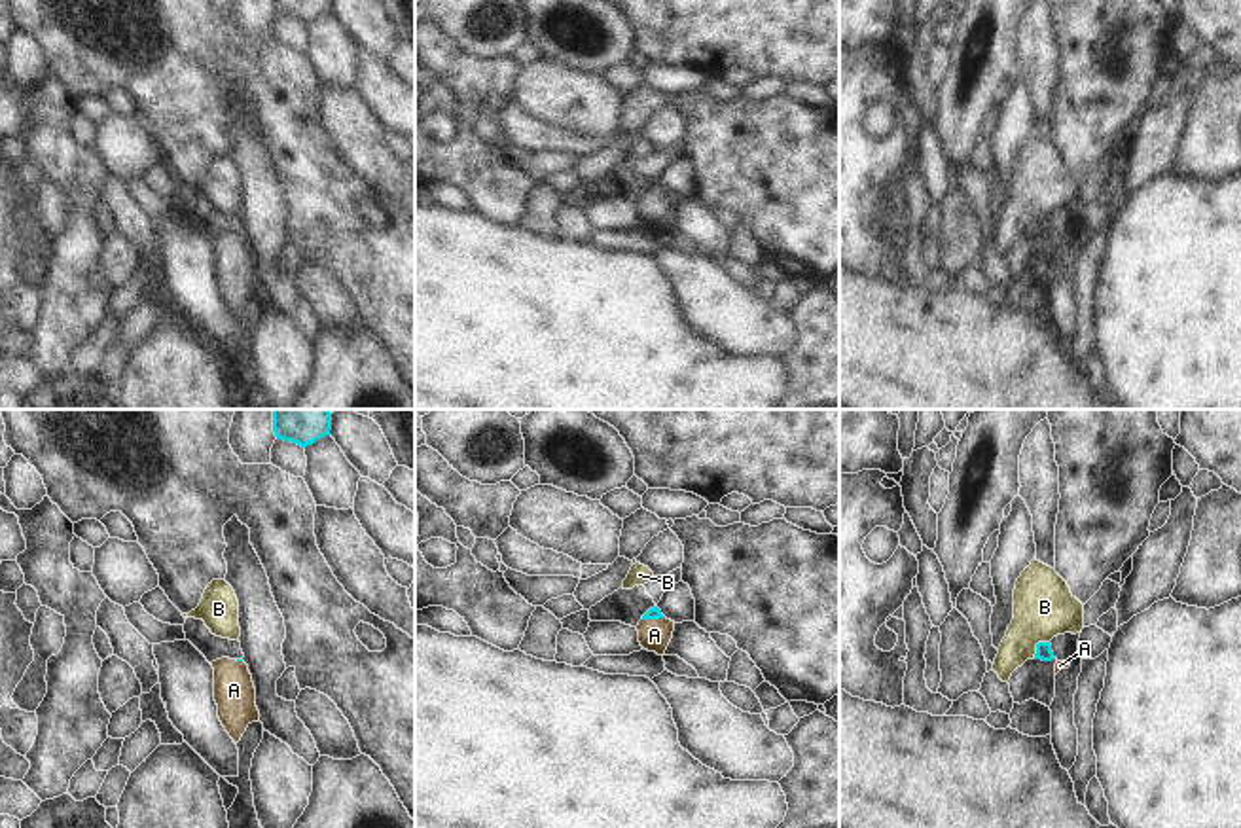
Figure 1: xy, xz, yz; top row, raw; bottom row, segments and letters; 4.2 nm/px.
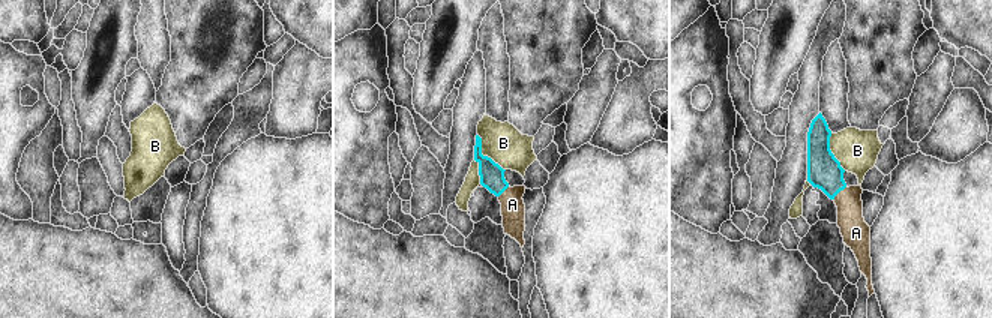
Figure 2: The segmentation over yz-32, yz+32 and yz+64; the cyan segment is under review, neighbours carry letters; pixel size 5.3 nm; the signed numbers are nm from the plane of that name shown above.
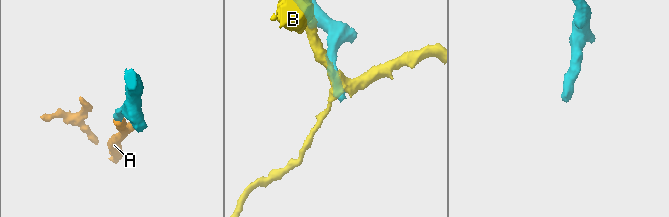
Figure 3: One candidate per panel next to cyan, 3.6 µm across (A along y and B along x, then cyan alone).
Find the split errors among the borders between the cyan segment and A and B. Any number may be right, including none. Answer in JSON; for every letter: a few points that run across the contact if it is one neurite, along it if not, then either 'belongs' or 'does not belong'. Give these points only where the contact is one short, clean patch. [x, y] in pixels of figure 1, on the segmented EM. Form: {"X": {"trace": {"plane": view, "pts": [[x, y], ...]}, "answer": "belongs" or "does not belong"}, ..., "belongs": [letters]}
{"A": {"trace": {"plane": "xz", "pts": [[654, 612], [652, 618], [654, 635]]}, "answer": "belongs"}, "B": {"trace": {"plane": "yz", "pts": [[1048, 641], [1037, 645], [1033, 658]]}, "answer": "does not belong"}, "belongs": ["A"]}

